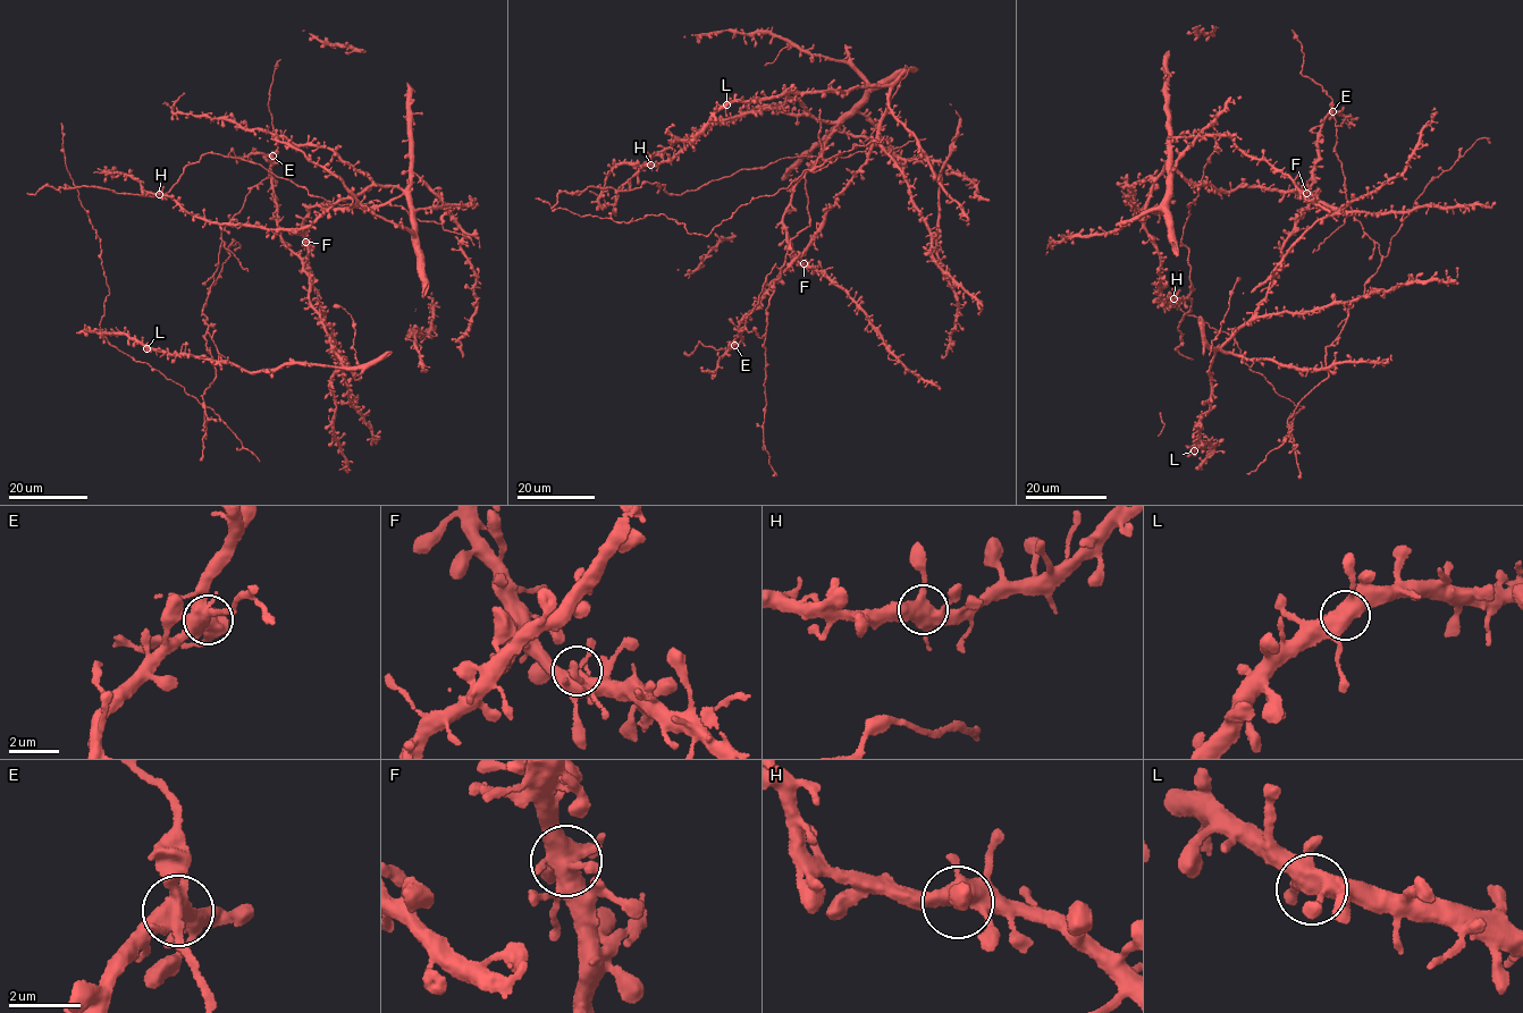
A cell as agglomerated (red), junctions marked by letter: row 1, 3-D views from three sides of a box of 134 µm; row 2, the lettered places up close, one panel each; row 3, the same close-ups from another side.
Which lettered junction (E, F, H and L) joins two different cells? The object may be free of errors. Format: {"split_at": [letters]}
{"split_at": ["E"]}

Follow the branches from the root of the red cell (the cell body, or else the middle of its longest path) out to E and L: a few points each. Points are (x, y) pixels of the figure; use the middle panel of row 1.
E: (770, 288), (741, 320), (735, 345)
L: (770, 288), (807, 247), (865, 163), (890, 94), (884, 85), (857, 85), (787, 91), (726, 104)

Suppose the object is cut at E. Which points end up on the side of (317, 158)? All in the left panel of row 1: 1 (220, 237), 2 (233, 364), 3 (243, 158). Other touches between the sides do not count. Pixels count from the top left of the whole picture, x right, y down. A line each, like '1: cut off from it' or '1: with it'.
1: cut off from it
2: with it
3: with it

